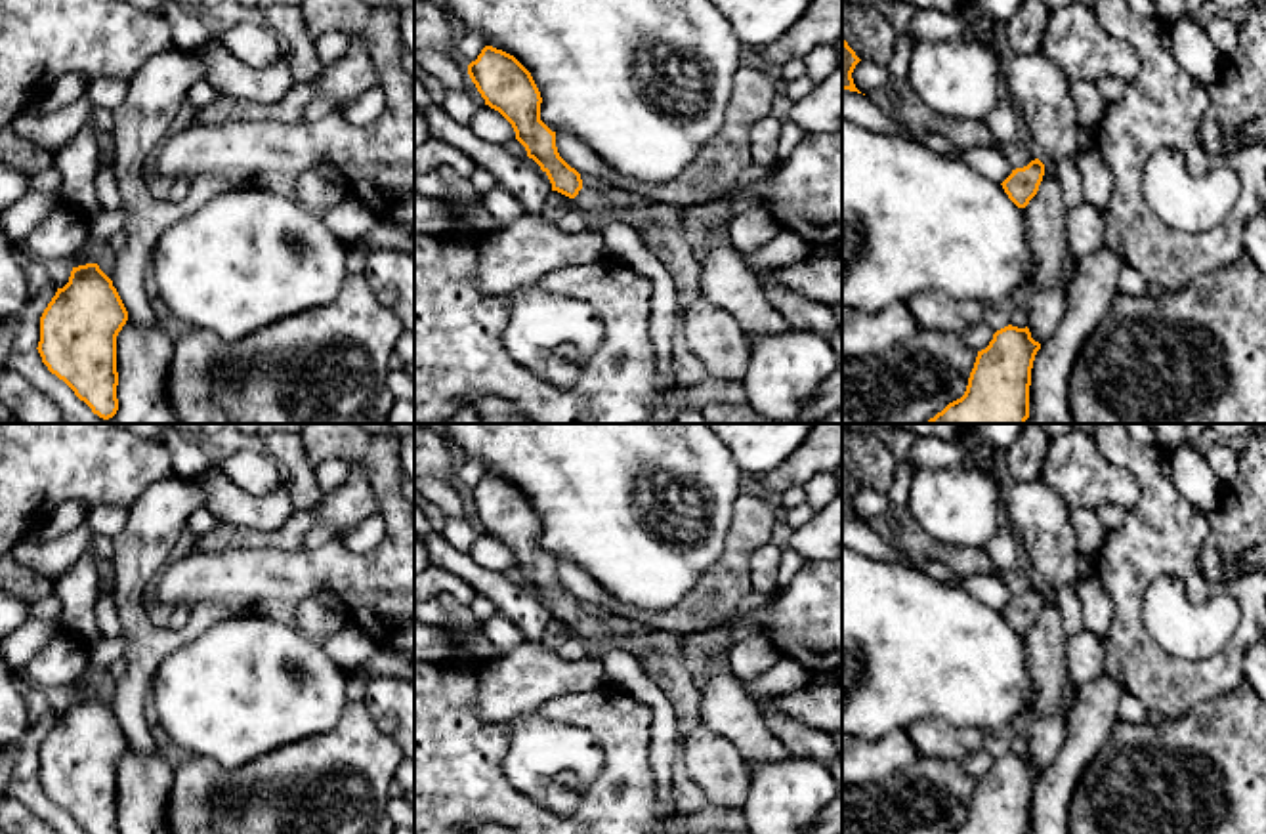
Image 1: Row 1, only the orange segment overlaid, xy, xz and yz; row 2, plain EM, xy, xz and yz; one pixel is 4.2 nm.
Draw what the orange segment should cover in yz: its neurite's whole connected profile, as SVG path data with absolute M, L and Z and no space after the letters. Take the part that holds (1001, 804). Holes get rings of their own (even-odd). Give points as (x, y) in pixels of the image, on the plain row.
M1004 754L978 779L966 819L947 834L1029 834L1031 796L1041 771L1029 756Z

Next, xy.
M97 691L73 695L69 710L40 744L38 781L52 802L63 807L88 834L118 834L116 763L128 748L128 739L113 708Z

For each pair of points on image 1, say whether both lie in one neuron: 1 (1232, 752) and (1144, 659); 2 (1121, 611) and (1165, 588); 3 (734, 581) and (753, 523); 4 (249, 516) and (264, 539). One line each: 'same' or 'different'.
1: different
2: different
3: same
4: different

